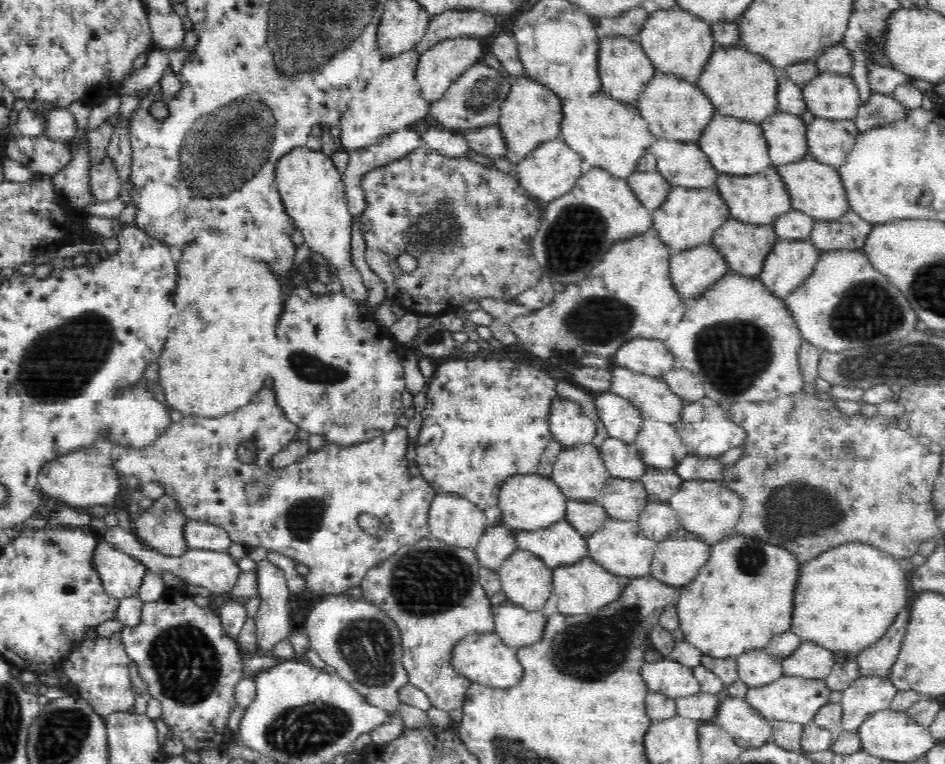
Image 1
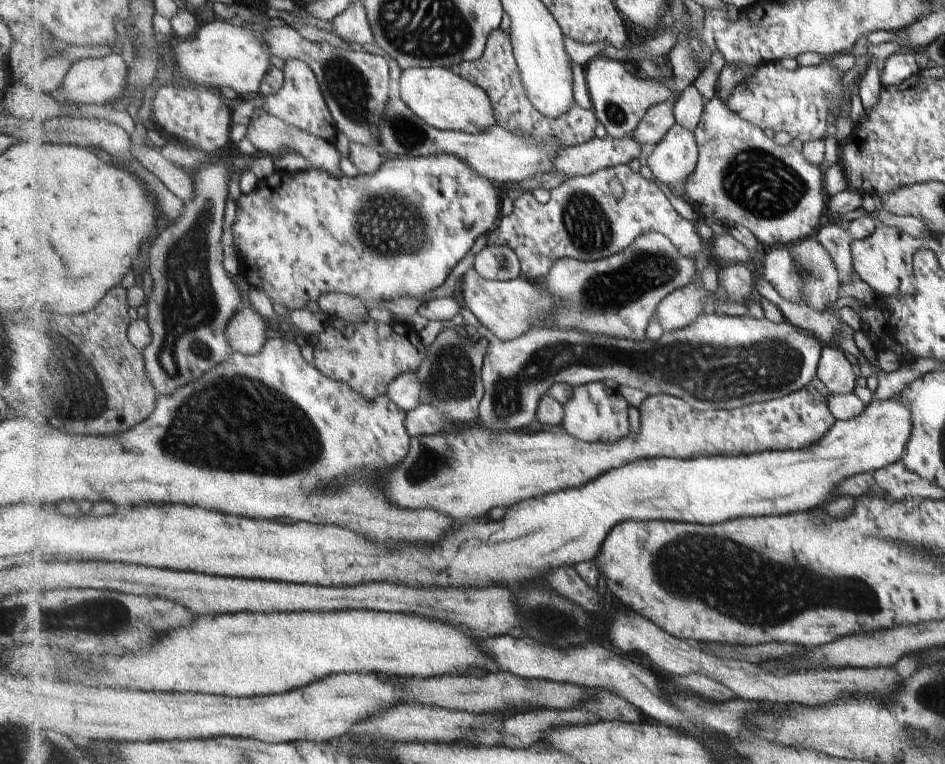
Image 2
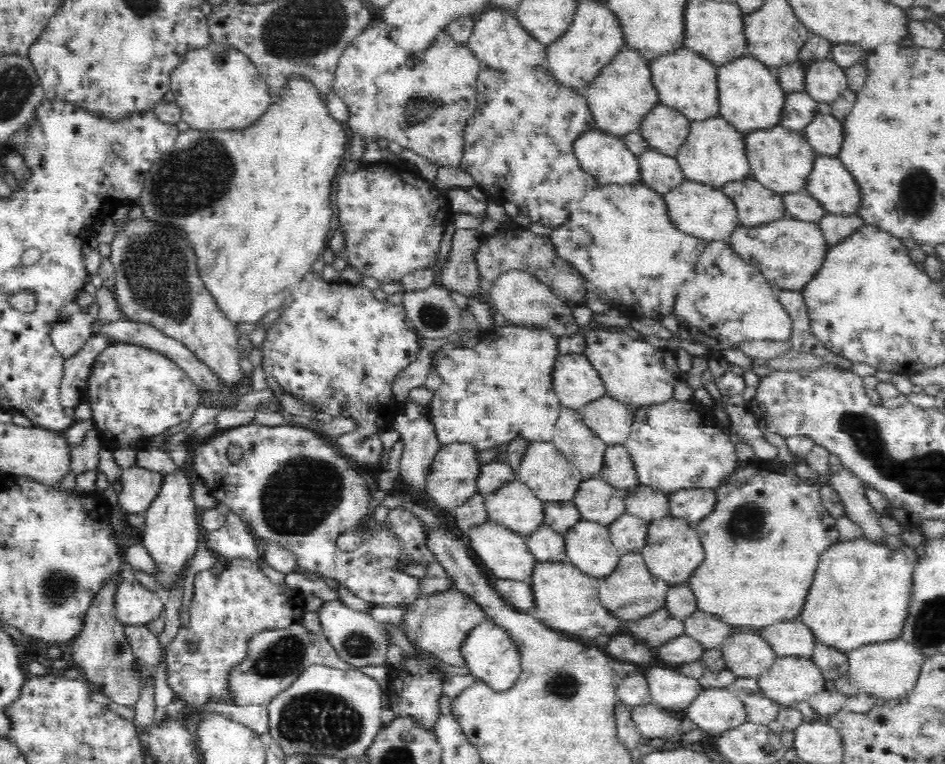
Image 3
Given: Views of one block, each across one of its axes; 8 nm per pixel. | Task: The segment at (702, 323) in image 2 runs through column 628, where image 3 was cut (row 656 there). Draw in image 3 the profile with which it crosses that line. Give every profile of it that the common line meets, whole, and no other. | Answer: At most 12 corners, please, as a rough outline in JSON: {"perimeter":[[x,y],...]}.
{"perimeter":[[340,599],[318,611],[343,662],[386,665],[387,637],[370,612]]}

